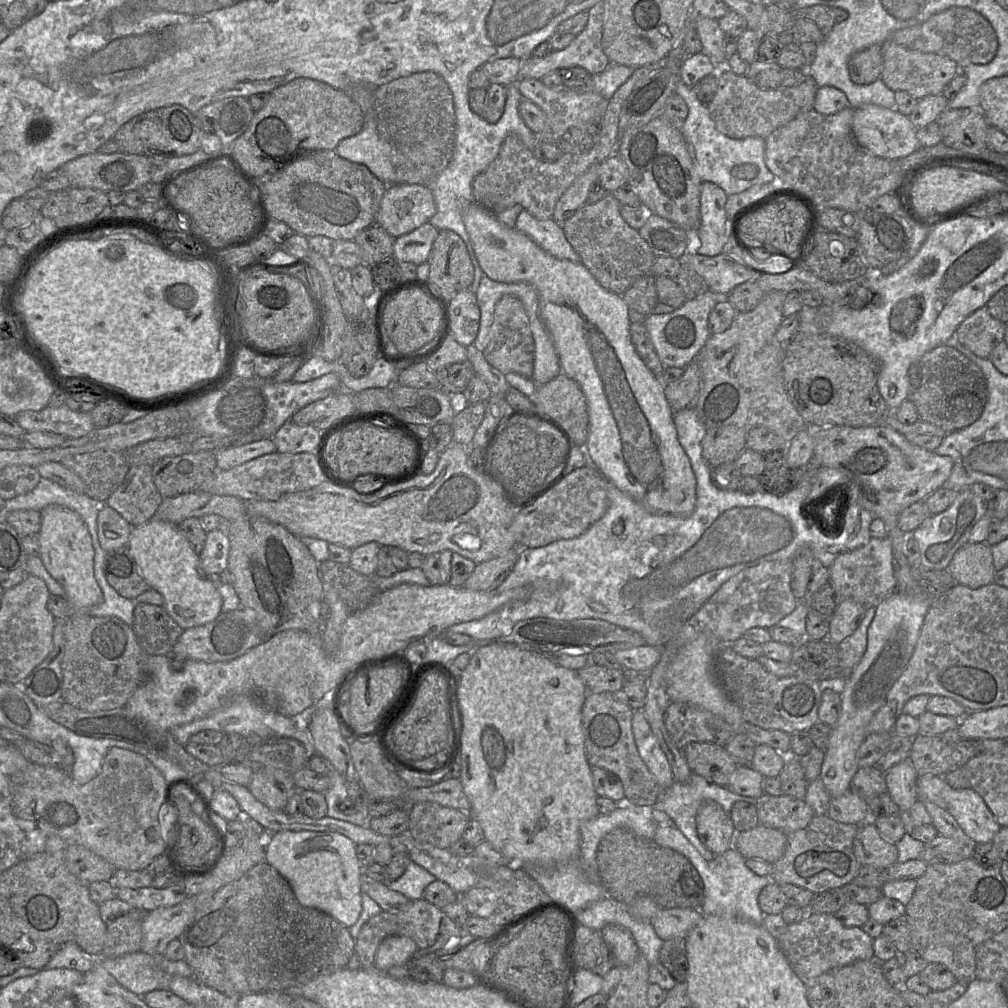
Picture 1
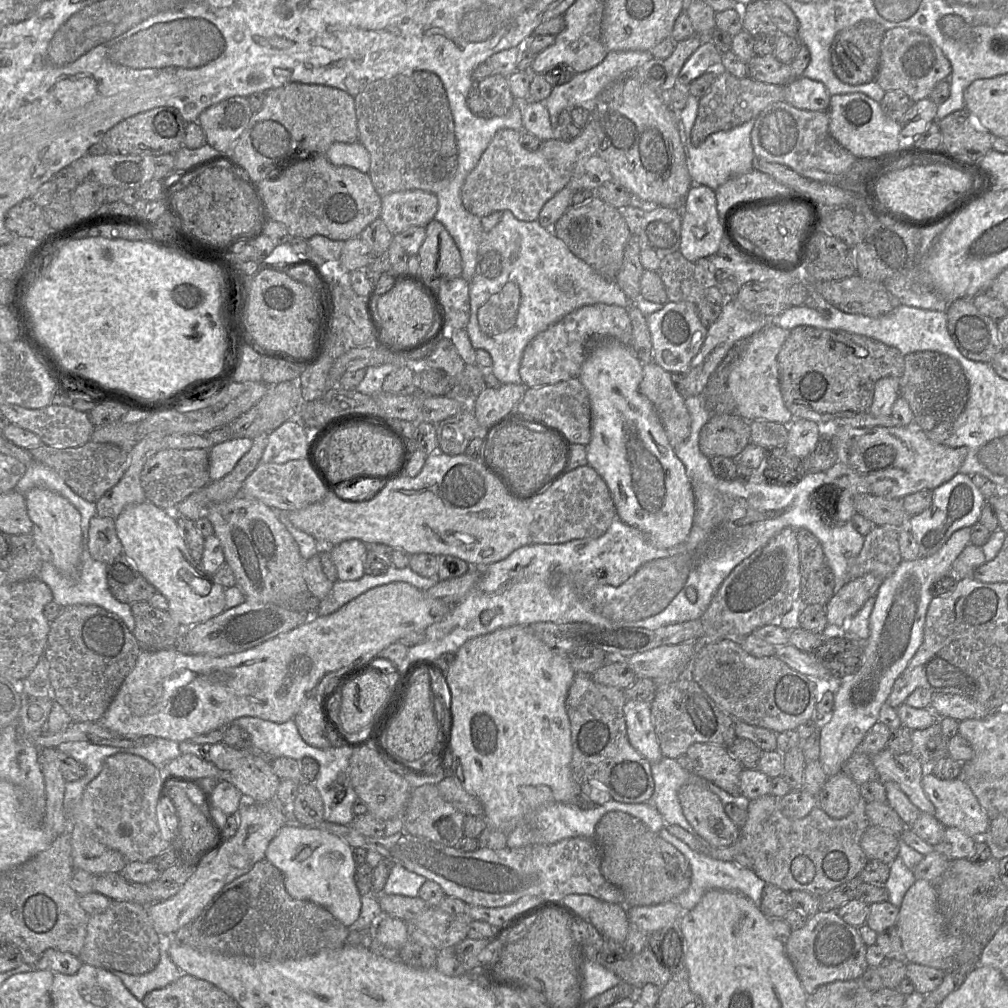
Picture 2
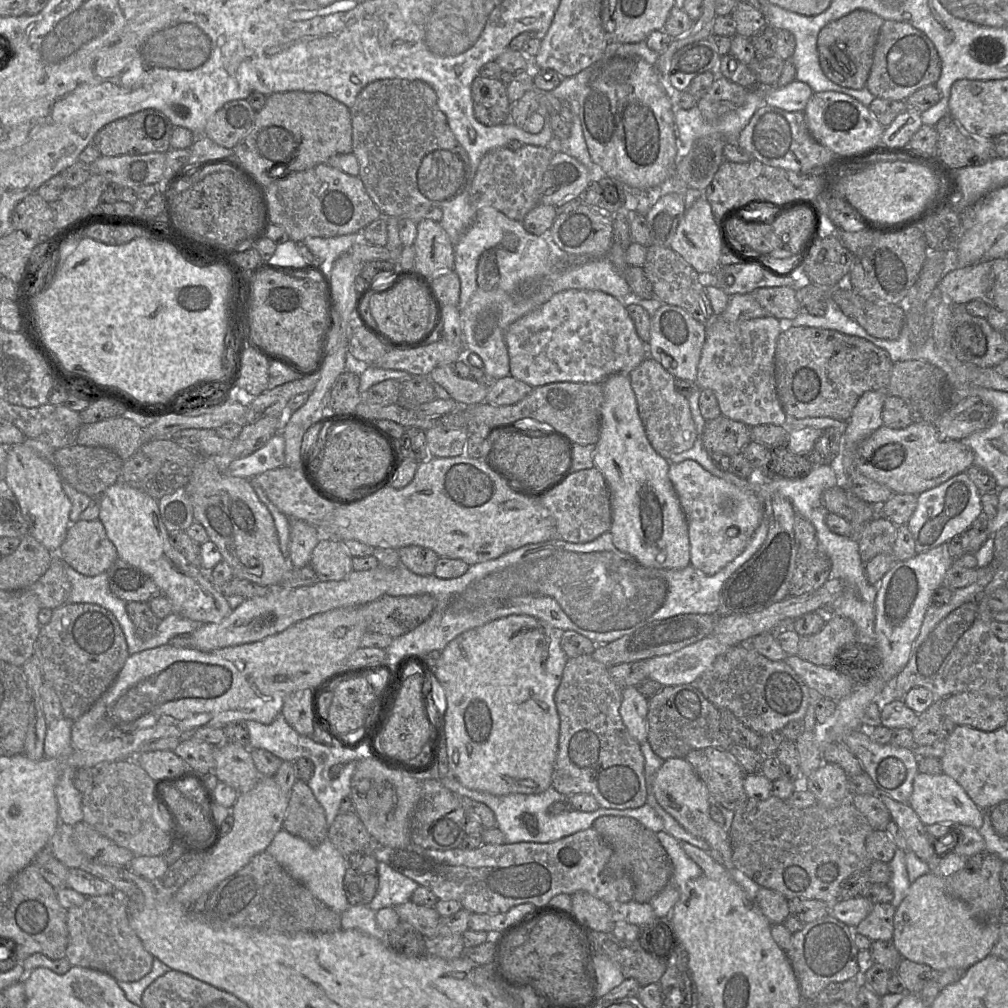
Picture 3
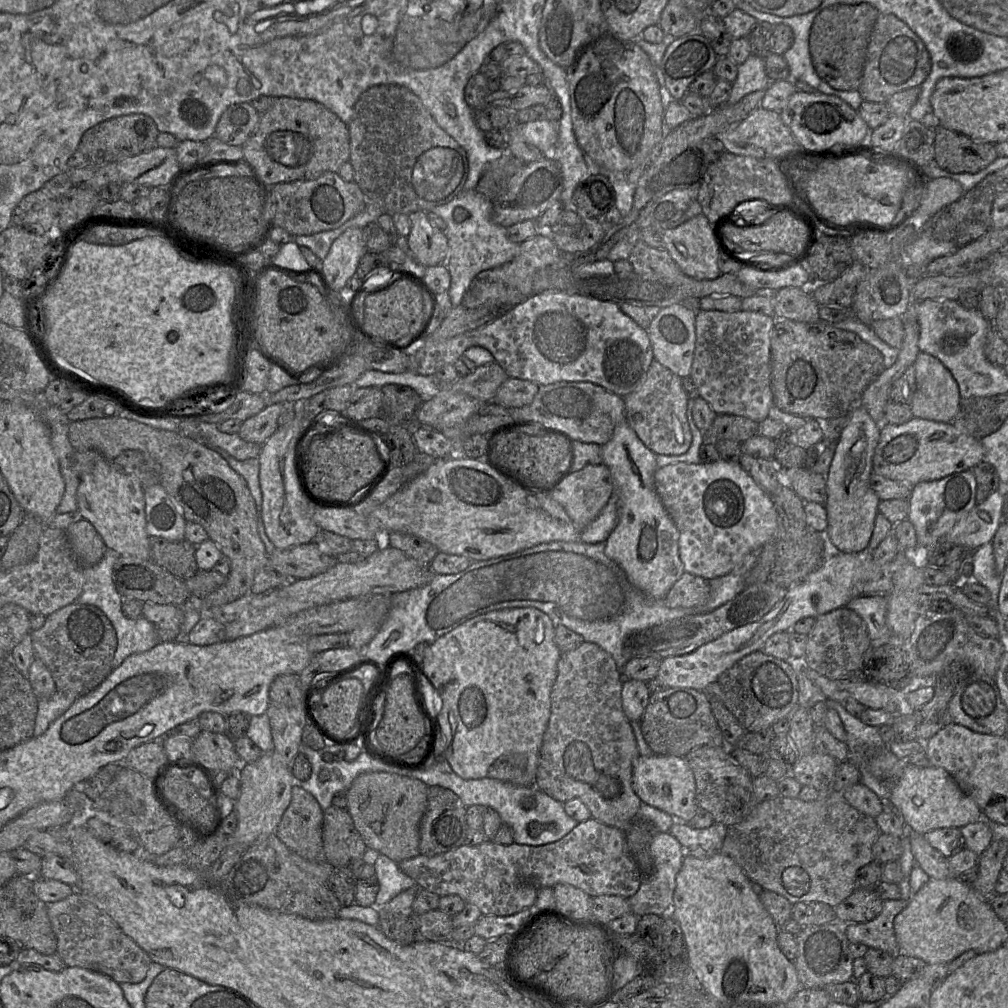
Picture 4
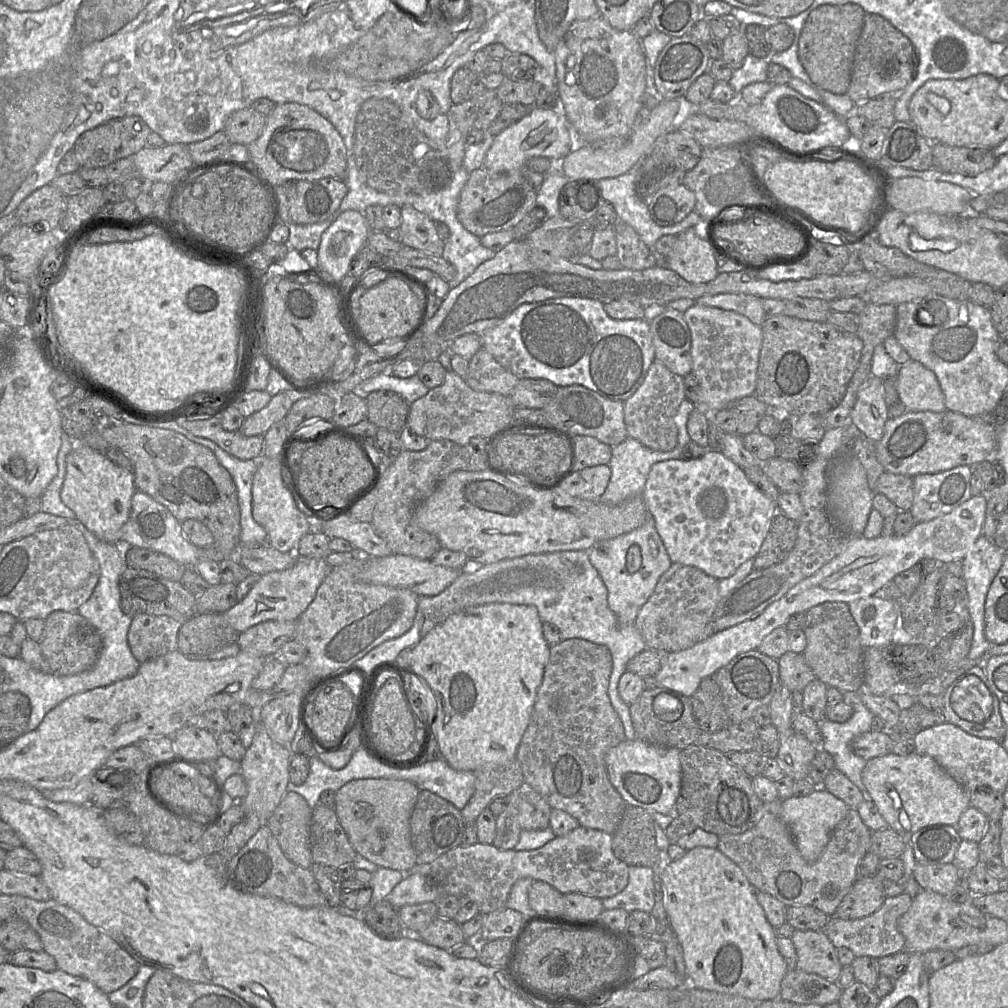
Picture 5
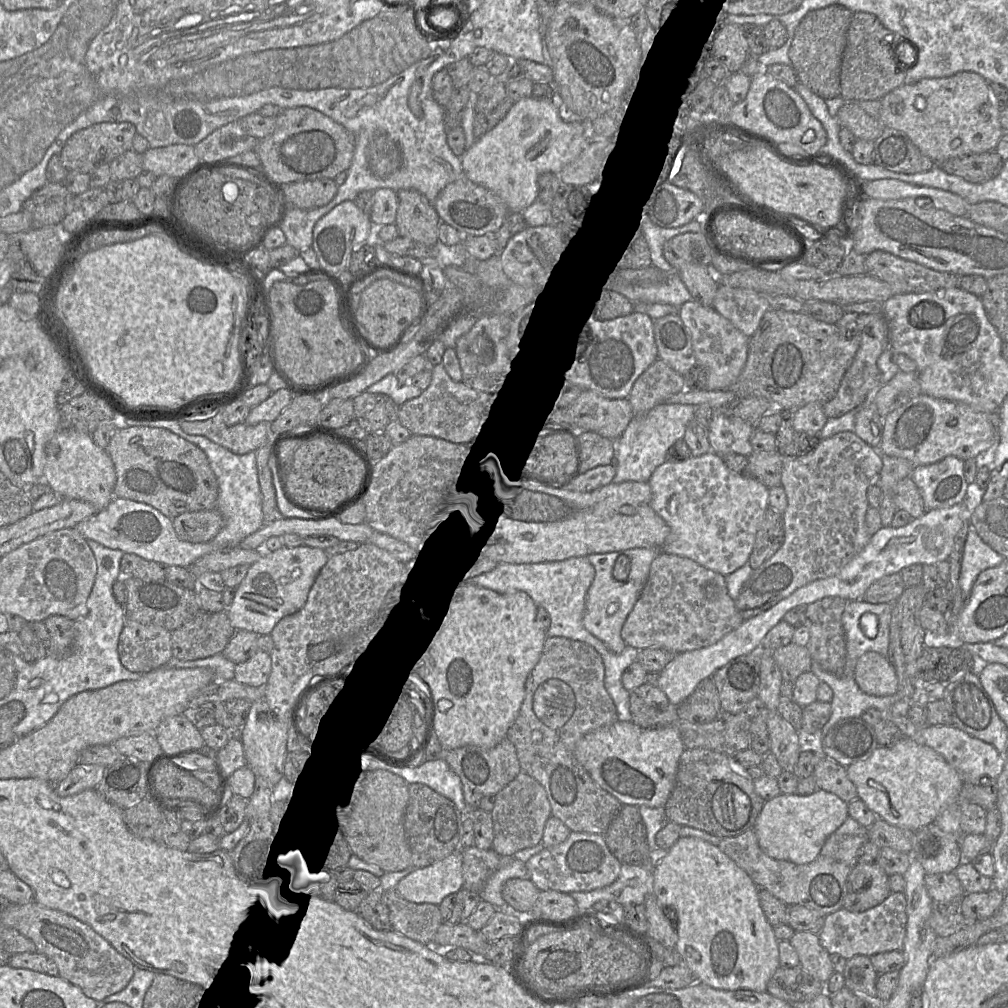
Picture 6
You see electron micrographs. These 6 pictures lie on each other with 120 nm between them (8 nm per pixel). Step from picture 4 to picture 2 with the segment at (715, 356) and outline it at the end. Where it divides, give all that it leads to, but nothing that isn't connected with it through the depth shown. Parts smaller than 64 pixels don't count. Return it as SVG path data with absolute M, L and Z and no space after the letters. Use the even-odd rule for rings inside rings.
M769 324L731 348L727 389L734 400L736 413L747 421L767 420L789 425L793 420L781 395L778 371L778 354L787 335L787 330Z

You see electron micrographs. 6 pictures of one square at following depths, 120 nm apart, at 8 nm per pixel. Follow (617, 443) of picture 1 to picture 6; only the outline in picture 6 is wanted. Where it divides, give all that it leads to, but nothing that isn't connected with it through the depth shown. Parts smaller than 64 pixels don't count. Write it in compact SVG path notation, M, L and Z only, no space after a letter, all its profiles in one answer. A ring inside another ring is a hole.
M635 548L587 556L595 576L586 595L583 626L613 653L619 654L625 649L621 629L648 579L651 563L659 553L655 548Z

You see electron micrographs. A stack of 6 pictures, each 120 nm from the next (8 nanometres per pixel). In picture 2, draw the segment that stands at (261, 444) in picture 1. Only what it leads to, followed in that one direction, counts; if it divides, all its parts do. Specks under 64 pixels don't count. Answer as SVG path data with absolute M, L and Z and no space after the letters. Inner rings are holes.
M233 438L209 449L209 477L218 481L229 474L238 461L250 450L251 438Z

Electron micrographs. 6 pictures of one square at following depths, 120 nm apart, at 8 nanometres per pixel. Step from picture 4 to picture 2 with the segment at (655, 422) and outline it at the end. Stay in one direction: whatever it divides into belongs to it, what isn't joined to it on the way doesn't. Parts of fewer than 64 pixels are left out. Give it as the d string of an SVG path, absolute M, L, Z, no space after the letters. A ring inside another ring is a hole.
M655 362L644 364L639 391L653 405L670 445L674 448L683 444L690 434L691 418L685 405L685 397L683 397L673 385L671 374Z

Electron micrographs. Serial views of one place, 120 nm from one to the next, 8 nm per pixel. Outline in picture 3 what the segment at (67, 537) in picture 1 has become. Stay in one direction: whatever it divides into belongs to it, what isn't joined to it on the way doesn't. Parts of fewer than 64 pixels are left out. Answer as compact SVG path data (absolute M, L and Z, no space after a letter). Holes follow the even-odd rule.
M21 444L4 445L7 447L7 471L5 482L15 495L21 514L31 534L52 554L56 554L65 540L70 526L71 502L63 491L56 468L37 455L30 447Z

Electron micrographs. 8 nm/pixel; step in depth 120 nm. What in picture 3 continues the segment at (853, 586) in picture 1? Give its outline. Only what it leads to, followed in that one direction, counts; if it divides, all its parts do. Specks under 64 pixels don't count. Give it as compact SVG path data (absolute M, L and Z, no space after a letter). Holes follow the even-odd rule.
M882 515L867 522L858 540L862 562L866 563L878 554L892 554L897 528L892 521Z

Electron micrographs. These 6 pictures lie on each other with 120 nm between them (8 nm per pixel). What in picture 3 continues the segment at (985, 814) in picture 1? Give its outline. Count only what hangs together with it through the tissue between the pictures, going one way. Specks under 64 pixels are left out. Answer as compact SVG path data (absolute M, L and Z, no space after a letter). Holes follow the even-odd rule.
M918 773L913 781L913 791L908 801L924 825L967 825L979 830L984 811L968 796L962 786L947 774Z

